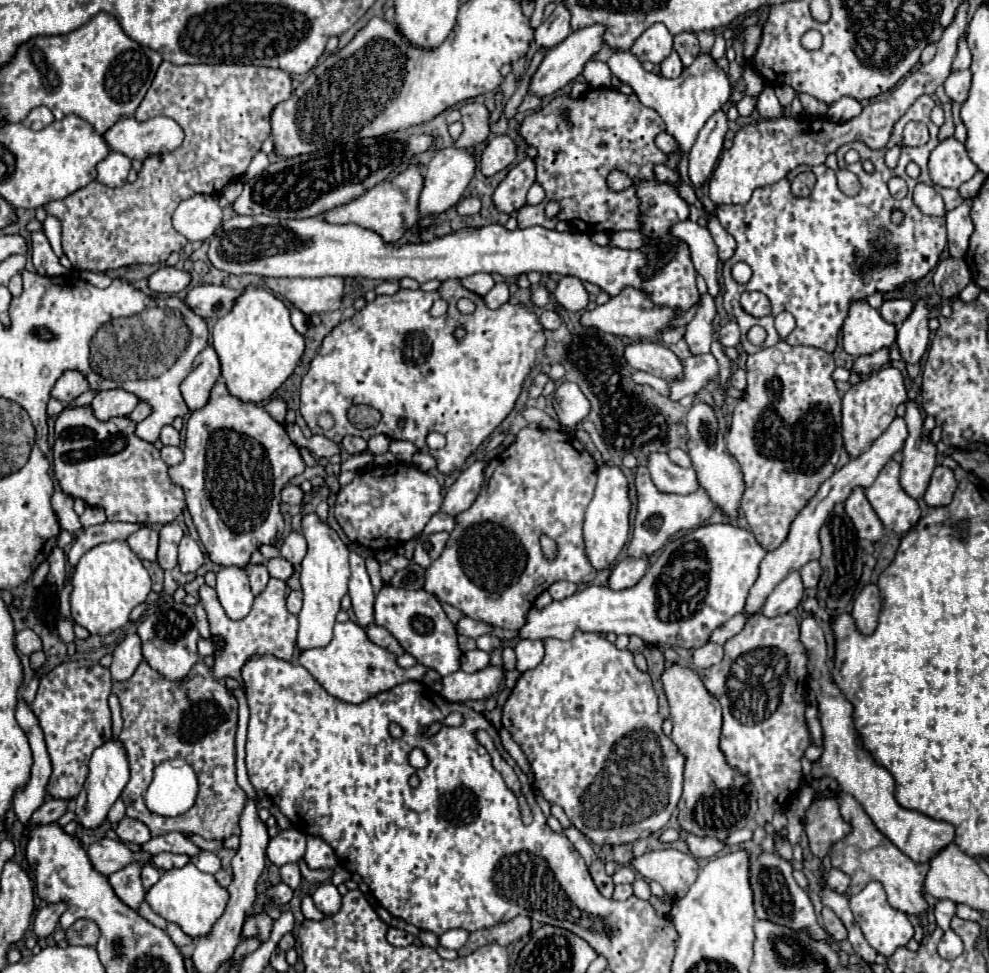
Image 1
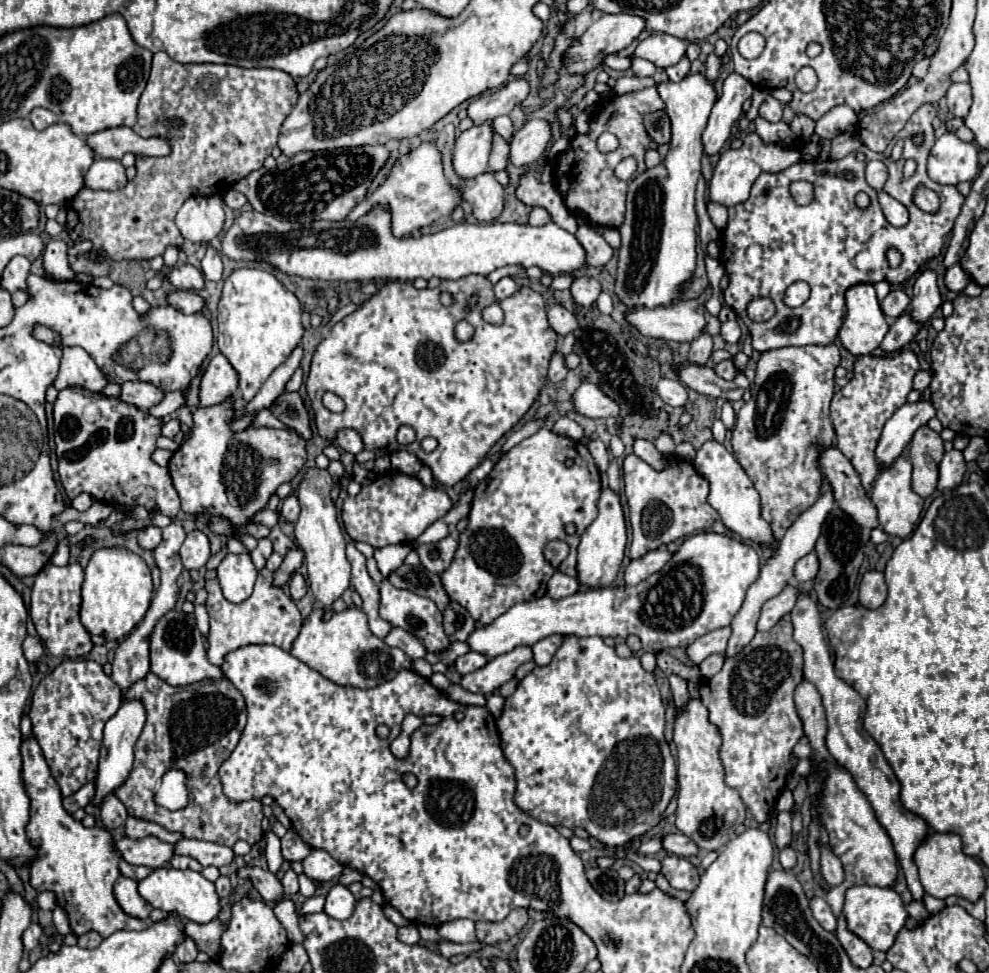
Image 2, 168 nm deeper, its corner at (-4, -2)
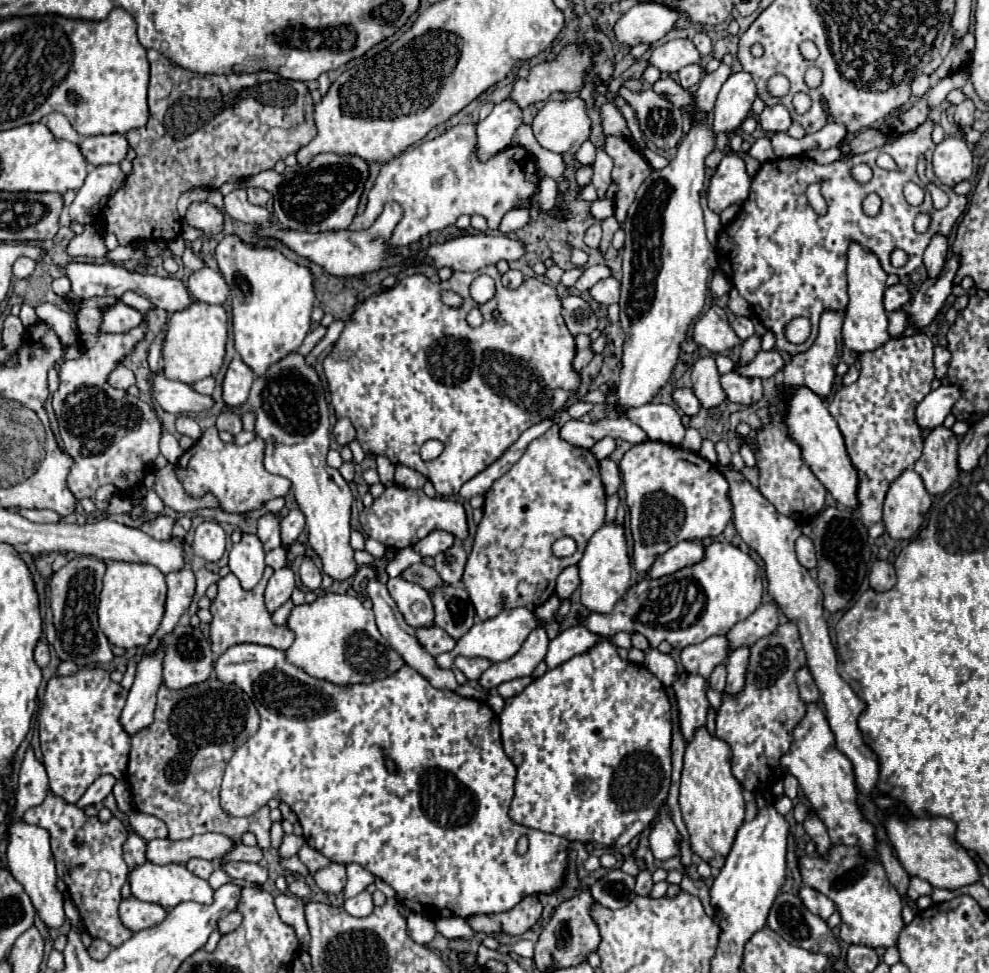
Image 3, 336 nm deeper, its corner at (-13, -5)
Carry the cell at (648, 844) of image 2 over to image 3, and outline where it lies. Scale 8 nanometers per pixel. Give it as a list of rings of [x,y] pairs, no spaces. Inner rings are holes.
[[[641,868],[639,876],[637,876],[637,886],[635,886],[635,894],[639,894],[639,896],[649,896],[651,888],[653,888],[651,872],[649,872],[649,868]]]

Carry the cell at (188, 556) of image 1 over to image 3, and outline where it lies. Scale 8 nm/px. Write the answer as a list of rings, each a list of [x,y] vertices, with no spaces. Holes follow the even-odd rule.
[[[201,522],[195,530],[193,554],[205,562],[219,562],[225,552],[225,532],[217,522]]]

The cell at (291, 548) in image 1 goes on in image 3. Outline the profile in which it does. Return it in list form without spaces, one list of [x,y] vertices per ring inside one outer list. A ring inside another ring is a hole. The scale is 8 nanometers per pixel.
[[[291,568],[275,570],[275,574],[269,578],[267,590],[265,590],[265,606],[269,612],[275,612],[279,606],[283,606],[295,590],[295,574]]]

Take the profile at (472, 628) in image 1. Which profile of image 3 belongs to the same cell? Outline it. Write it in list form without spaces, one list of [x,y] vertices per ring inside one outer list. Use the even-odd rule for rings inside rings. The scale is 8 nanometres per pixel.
[[[441,586],[429,592],[435,606],[435,626],[459,640],[475,624],[475,608],[463,586]]]

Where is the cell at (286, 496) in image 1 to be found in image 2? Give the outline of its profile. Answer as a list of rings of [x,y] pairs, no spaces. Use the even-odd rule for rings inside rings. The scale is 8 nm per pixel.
[[[296,495],[286,497],[284,503],[282,503],[282,509],[280,509],[280,517],[282,517],[286,523],[294,523],[294,521],[298,519],[298,513],[300,513],[298,497],[296,497]]]

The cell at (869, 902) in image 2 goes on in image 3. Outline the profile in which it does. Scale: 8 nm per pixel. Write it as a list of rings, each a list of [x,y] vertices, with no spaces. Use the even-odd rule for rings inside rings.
[[[833,846],[829,858],[801,856],[799,870],[803,882],[825,896],[829,896],[841,912],[841,940],[847,944],[863,944],[871,948],[897,946],[899,932],[903,930],[903,900],[887,880],[881,862],[859,858],[855,846]]]

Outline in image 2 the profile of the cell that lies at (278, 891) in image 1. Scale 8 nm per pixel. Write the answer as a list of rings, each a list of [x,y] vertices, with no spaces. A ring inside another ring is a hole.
[[[240,867],[236,875],[242,879],[250,879],[264,901],[276,903],[282,899],[282,883],[270,871],[264,871],[262,867]]]

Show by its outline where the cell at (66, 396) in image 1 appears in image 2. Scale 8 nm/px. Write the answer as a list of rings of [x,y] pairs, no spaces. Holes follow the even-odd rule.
[[[66,347],[60,361],[60,373],[54,381],[54,387],[60,391],[62,387],[70,385],[80,385],[98,393],[108,385],[108,377],[82,347]]]

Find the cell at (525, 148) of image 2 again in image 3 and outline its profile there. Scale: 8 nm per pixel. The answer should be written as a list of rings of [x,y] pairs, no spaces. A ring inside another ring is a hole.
[[[581,98],[563,102],[547,102],[533,120],[533,134],[537,142],[555,154],[575,154],[589,138],[591,120]]]

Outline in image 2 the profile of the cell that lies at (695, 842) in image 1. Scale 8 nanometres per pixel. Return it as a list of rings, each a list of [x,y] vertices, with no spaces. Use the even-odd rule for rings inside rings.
[[[670,833],[662,837],[662,849],[680,857],[692,857],[698,853],[698,847],[694,845],[694,841],[682,833]]]

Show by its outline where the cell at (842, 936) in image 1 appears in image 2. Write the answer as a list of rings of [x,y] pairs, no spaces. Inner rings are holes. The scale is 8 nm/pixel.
[[[812,897],[810,899],[810,909],[814,919],[826,929],[826,931],[834,931],[836,929],[836,917],[830,911],[830,905],[822,899],[822,897]]]

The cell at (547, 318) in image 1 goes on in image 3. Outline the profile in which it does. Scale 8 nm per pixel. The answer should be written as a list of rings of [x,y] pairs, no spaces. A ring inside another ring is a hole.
[[[567,296],[561,302],[563,302],[561,316],[573,336],[591,334],[597,328],[597,316],[593,314],[593,310],[589,308],[589,304],[583,298]]]

